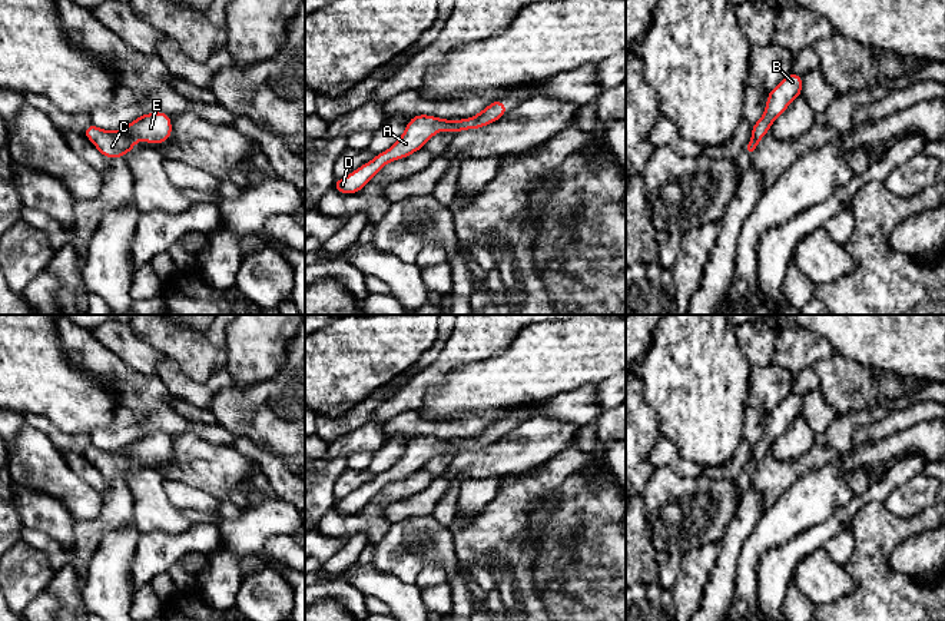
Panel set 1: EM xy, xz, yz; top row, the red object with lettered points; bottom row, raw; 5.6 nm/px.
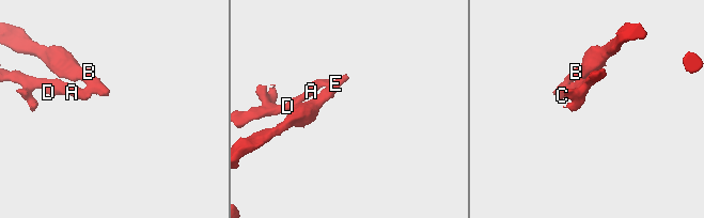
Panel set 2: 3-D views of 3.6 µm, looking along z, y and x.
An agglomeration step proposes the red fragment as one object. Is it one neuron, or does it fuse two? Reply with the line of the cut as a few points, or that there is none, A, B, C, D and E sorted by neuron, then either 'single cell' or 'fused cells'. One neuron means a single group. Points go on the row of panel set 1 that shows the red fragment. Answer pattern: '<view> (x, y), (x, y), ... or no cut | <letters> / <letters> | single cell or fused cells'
no cut | A B C D E | single cell

